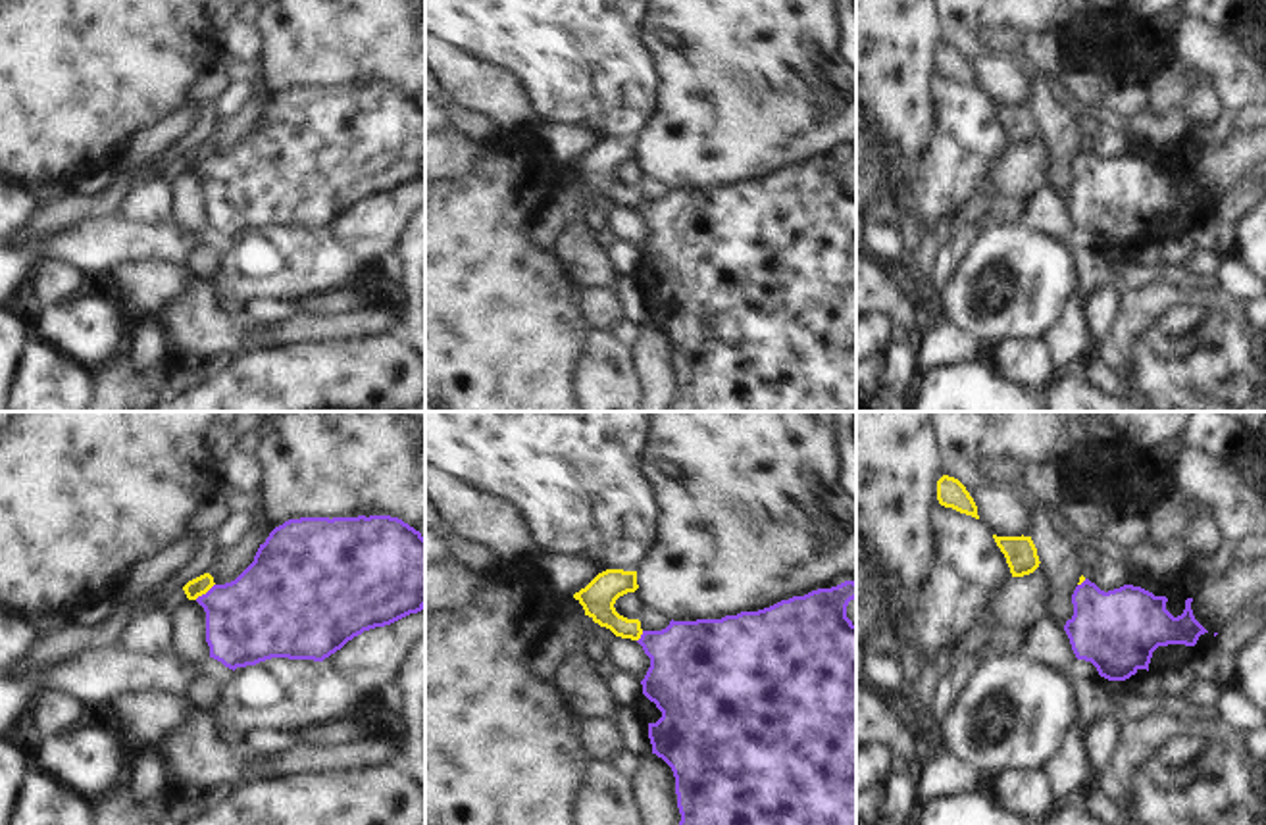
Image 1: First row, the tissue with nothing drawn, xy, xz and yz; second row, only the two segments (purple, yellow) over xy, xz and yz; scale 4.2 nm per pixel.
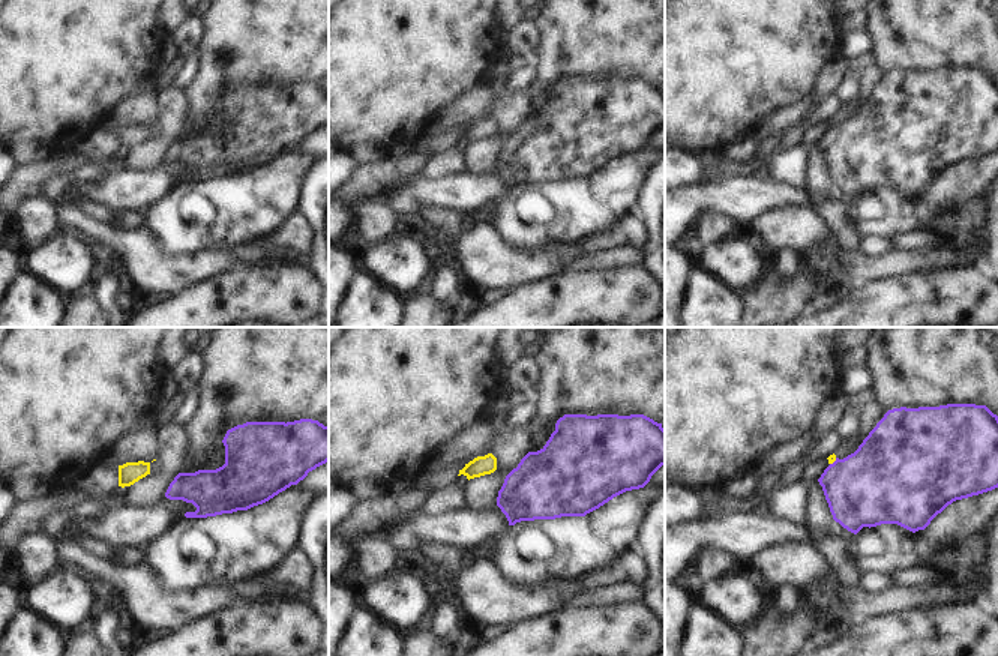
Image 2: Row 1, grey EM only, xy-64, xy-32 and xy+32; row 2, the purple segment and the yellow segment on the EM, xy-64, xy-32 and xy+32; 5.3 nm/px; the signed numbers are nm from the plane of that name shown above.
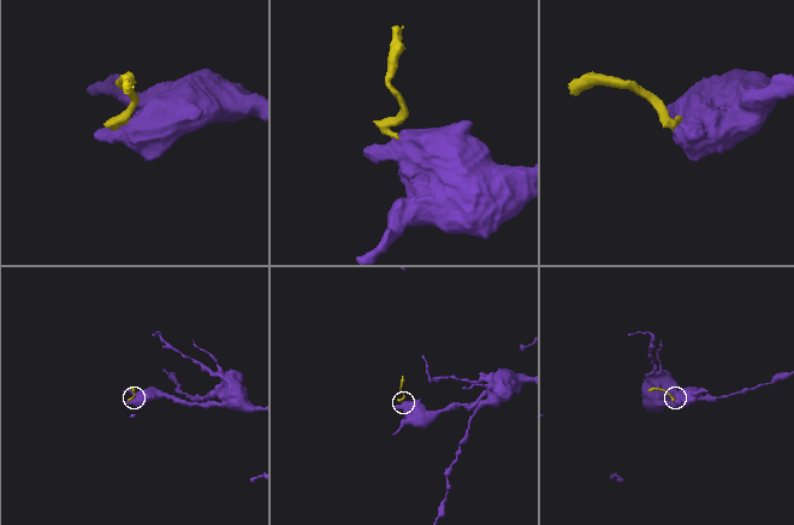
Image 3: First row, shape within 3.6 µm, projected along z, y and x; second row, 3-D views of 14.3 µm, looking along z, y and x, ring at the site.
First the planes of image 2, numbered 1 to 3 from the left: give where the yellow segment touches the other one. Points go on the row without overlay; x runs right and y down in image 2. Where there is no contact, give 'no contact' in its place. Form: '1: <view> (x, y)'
1: no contact
2: no contact
3: xy+32 (835, 125)

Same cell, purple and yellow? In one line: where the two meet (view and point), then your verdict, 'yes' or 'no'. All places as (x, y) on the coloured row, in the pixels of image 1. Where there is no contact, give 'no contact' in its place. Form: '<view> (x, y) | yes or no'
xy (206, 593) | no

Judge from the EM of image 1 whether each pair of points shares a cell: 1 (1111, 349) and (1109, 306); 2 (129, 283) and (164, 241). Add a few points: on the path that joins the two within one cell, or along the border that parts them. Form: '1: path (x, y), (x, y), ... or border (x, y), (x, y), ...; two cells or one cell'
1: border (1122, 291), (1111, 325), (1089, 341); two cells
2: border (183, 262), (137, 260), (122, 264), (110, 275); two cells

